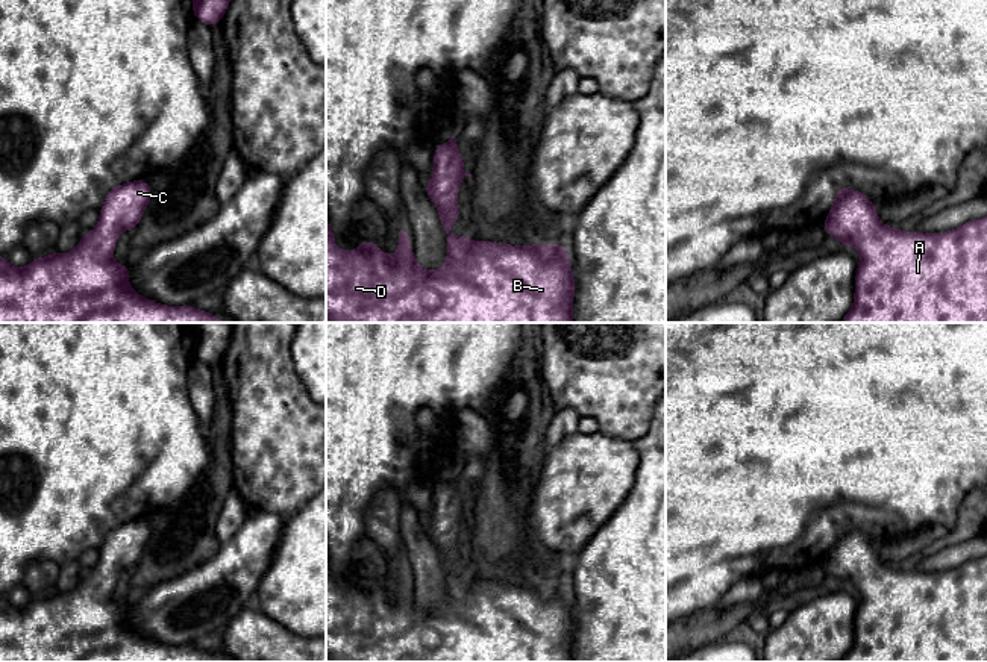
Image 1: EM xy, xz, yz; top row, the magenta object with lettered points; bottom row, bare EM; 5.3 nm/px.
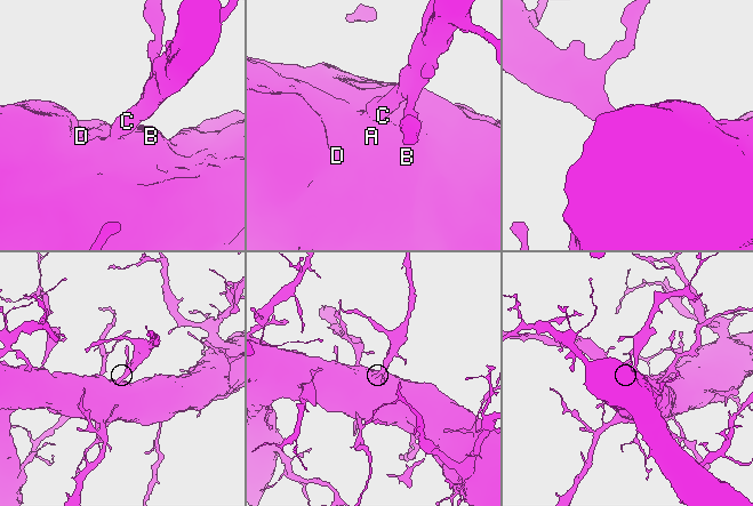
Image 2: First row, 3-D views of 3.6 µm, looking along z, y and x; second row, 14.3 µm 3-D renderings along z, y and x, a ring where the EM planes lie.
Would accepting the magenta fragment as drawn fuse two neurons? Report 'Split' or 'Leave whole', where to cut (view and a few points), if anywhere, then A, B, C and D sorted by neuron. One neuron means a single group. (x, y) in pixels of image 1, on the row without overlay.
Leave whole. No split. Groups: A B C D

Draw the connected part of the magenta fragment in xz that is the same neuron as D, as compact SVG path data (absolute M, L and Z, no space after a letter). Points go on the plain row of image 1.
M453 474L447 482L434 486L432 517L425 524L426 535L440 553L447 579L449 595L438 610L428 610L417 603L406 567L396 567L399 583L393 597L387 595L374 580L365 579L361 579L358 588L343 591L335 583L326 554L326 662L573 662L576 623L566 585L472 580L468 574L455 577L449 571L449 567L461 556L458 530L464 515L472 520L472 514L464 511L464 500Z

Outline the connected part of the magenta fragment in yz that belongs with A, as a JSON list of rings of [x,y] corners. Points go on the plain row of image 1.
[[[840,523],[822,570],[861,594],[854,644],[838,662],[987,662],[987,556],[940,573],[905,571],[882,564],[869,535]]]

